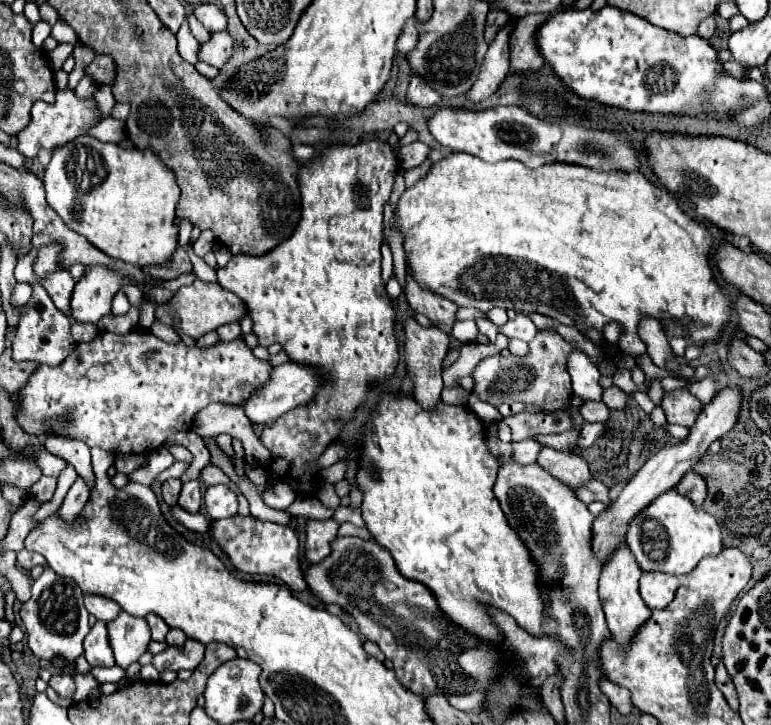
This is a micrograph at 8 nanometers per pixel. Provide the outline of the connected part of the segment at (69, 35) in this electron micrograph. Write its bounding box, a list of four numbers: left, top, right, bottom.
[51,20,77,44]

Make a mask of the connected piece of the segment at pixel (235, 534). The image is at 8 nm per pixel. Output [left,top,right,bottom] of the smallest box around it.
[209,516,307,590]

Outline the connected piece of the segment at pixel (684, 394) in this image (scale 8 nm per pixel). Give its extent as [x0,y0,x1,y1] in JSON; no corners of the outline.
[661,388,703,428]

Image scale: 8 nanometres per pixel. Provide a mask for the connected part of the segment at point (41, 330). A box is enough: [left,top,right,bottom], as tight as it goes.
[13,282,77,366]

